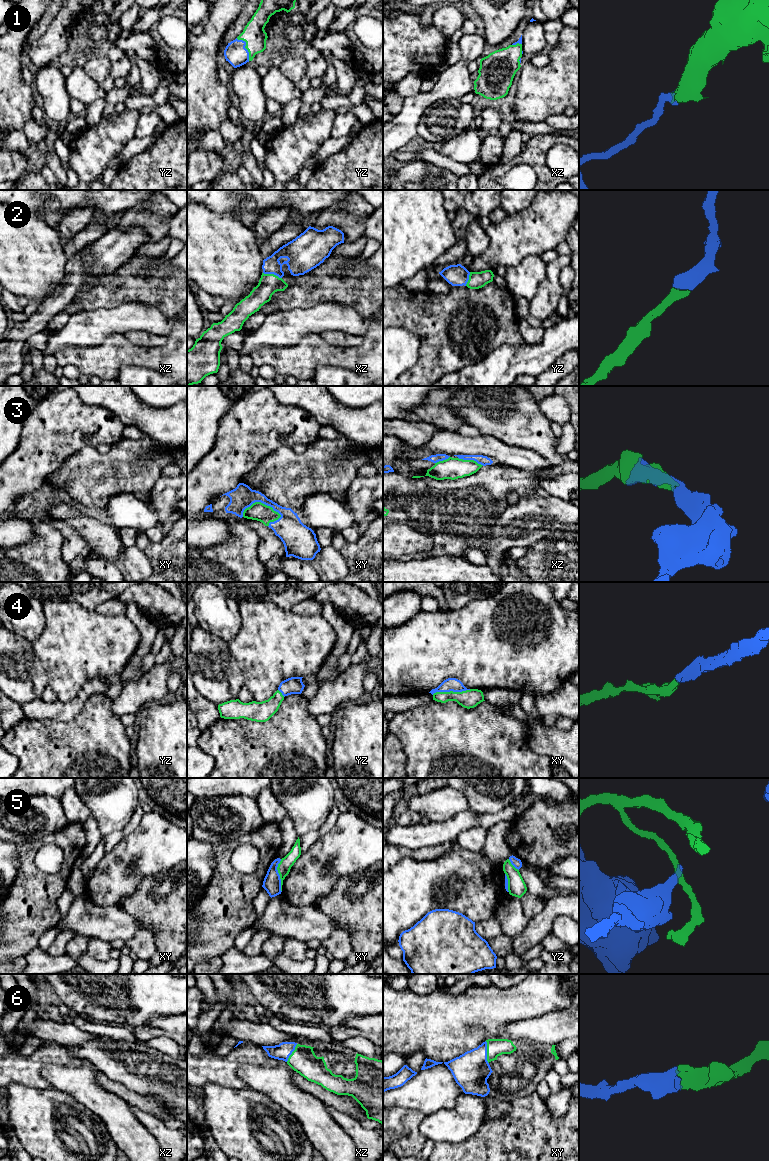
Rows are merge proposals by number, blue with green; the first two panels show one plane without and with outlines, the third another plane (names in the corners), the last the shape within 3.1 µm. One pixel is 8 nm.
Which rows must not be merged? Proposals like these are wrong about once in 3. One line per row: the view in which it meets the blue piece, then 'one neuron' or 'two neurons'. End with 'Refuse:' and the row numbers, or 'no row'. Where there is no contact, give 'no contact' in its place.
1: yz | one neuron
2: xz | one neuron
3: xy | one neuron
4: xy | one neuron
5: xy | two neurons
6: xy | one neuron
Refuse: 5

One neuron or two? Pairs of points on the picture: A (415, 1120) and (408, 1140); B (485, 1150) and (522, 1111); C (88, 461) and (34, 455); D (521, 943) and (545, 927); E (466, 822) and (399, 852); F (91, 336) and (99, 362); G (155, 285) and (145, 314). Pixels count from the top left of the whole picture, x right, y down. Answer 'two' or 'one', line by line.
A: one
B: one
C: two
D: one
E: two
F: two
G: two

